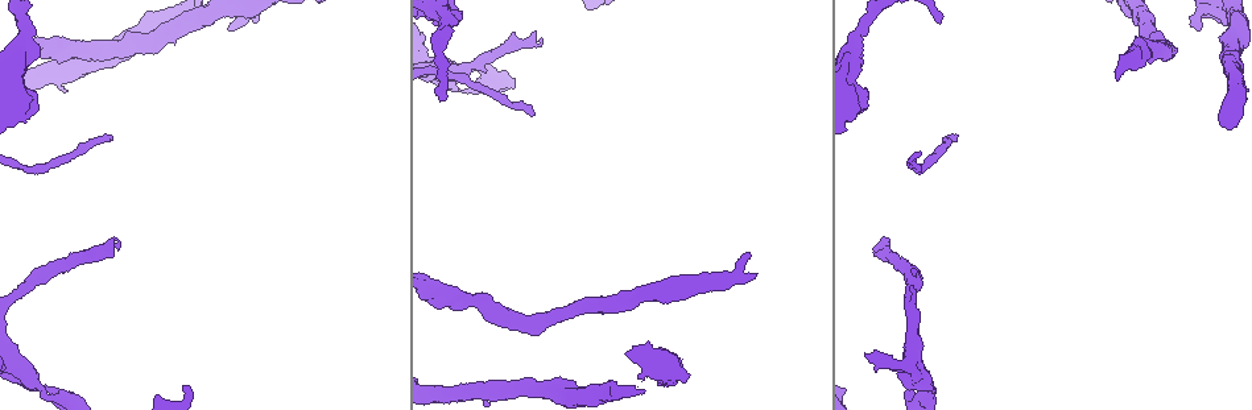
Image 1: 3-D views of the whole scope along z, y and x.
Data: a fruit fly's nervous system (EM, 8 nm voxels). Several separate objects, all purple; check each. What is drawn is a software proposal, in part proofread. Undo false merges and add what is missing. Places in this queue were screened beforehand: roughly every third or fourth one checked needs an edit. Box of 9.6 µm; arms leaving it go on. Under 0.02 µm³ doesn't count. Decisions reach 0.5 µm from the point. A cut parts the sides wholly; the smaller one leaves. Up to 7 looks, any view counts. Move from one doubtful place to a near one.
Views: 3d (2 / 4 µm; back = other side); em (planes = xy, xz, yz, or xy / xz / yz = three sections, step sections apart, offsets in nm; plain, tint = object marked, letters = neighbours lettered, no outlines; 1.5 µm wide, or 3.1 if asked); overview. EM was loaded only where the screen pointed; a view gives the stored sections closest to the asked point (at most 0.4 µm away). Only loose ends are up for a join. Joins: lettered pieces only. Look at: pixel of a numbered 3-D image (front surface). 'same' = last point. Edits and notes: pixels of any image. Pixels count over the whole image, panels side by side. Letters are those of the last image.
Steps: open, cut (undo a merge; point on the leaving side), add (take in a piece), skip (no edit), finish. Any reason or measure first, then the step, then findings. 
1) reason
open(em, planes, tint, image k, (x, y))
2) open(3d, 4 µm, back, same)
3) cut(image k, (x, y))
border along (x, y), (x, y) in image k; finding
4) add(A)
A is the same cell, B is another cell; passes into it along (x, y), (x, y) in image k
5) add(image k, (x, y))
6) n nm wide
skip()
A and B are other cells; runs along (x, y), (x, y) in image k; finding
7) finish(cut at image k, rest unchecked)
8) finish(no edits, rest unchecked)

a narrow waist
open(em, planes, letters, image 1, (465, 302))

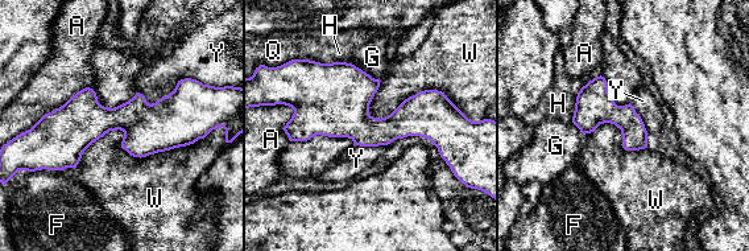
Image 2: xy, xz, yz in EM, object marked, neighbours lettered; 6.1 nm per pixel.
160 nm wide
skip()
A, F, G, H, Q, W and Y are other cells; runs along (306, 115), (464, 128) in image 2; continuous, no second cell

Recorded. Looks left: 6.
free end
open(em, planes, letters, image 1, (117, 239))

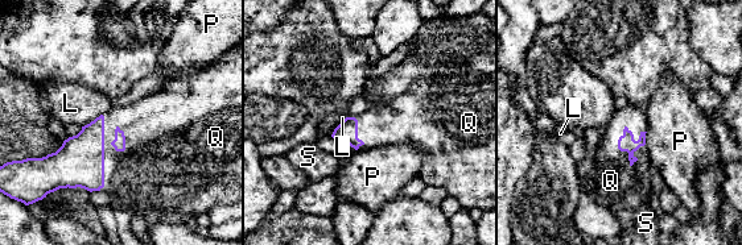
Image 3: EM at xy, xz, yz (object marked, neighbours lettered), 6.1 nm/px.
add(Q)
Q is the same cell, L, P and S are other cells; it goes on there

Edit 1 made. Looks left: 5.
free end
open(3d, 2 µm, back, image 1, (438, 99))

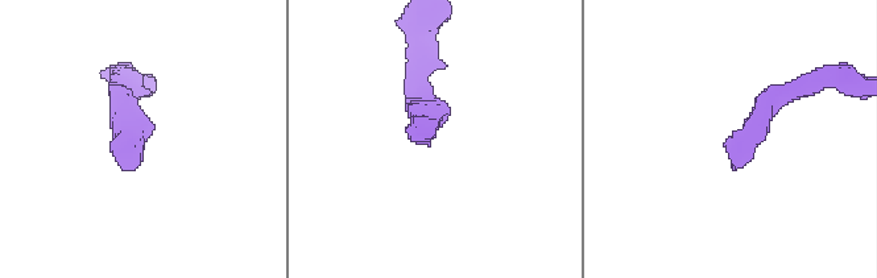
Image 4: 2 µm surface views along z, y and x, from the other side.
open(em, planes, letters, image 4, (136, 166))

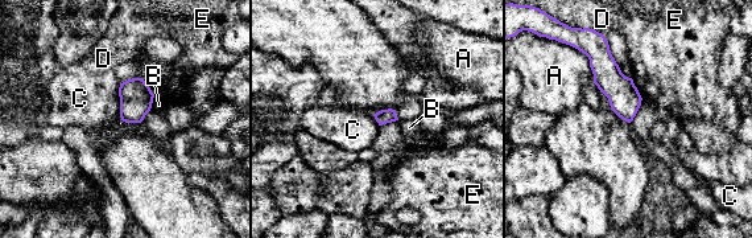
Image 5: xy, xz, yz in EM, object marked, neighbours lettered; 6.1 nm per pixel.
skip()
A, B, C, D and E are other cells; border along (119, 83), (119, 117), (123, 120) in image 5; no lettered piece goes on from it

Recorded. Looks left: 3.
finish(add at image 3, rest unchecked)

